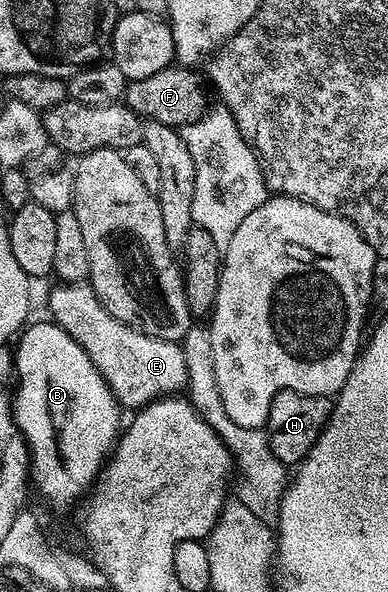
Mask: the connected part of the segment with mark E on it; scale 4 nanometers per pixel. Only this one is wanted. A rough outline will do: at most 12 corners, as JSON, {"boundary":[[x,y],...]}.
{"boundary":[[89,282],[49,319],[84,346],[123,409],[181,393],[181,343],[112,318]]}

